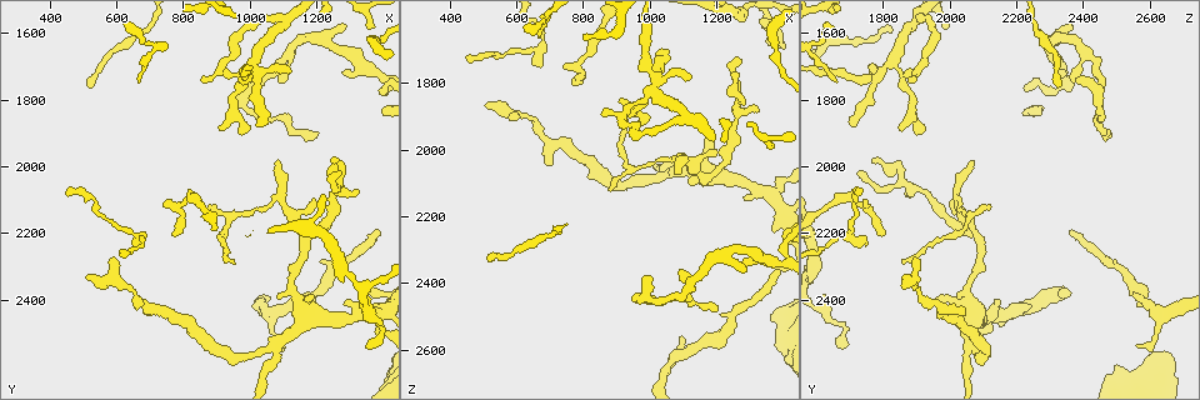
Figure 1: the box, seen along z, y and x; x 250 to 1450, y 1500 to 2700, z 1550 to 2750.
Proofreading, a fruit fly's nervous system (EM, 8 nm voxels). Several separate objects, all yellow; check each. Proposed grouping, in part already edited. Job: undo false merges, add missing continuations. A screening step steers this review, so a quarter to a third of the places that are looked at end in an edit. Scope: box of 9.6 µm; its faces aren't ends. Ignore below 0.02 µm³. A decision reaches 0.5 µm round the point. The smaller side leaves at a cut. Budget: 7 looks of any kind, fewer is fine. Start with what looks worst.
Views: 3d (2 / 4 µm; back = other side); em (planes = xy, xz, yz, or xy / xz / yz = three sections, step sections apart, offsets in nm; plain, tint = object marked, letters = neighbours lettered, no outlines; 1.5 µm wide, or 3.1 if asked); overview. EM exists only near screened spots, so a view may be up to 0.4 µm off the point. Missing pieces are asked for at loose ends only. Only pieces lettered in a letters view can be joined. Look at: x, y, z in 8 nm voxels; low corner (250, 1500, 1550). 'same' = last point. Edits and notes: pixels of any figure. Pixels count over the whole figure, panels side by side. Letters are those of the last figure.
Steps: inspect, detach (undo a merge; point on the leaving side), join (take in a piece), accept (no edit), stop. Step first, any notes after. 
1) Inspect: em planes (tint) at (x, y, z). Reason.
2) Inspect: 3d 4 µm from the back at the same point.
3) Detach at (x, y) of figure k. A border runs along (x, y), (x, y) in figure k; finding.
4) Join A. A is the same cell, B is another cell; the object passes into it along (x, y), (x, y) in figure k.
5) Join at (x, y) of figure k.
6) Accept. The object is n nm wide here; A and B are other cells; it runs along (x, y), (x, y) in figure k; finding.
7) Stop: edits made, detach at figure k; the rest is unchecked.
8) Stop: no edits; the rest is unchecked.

Inspect: em planes (letters) at (990, 1780, 2440). Abrupt turn.

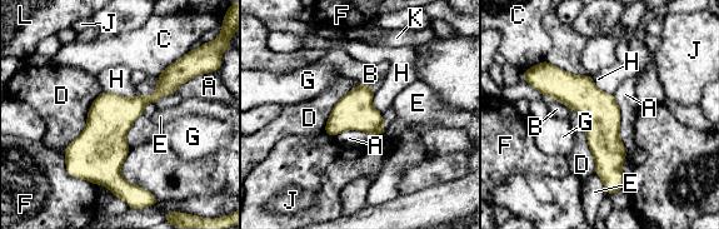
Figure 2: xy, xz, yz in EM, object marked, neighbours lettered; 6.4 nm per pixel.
Accept. The longest contact is with D, 440 nm; A, B, C, D, E, F, G, H, J, K and L are other cells; a border runs along (104, 90), (128, 96), (140, 94) in figure 2; continuous, no second neuron.

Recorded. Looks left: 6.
Inspect: 3d 2 µm at (460, 2080, 1730). Tapers out.

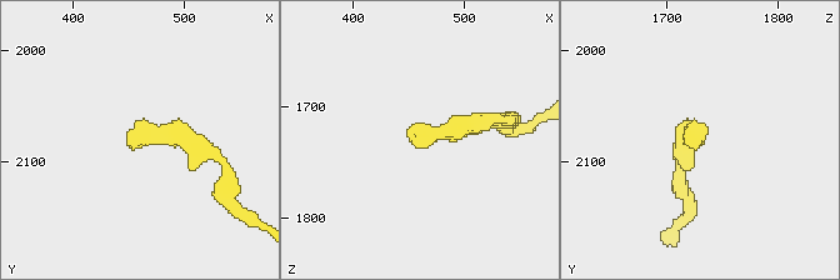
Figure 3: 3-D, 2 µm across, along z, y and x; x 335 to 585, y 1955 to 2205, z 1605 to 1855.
Inspect: em planes (tint) at (450, 2084, 1728).

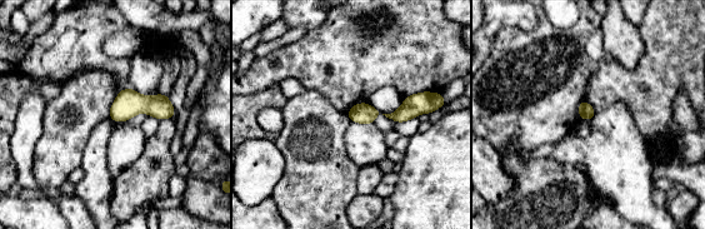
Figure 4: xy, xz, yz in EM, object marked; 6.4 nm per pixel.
Inspect: em planes (letters) at the same point.

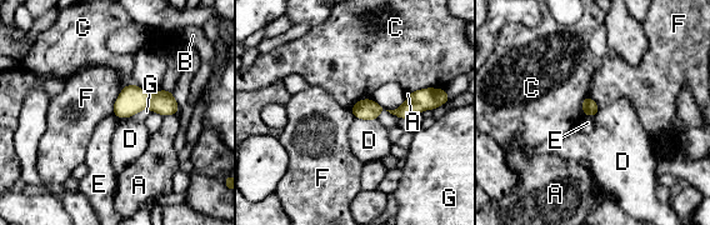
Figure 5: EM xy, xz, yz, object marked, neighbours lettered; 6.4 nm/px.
Accept. The longest contact is with F, 200 nm; A, B, C, D, E, F and G are other cells; it runs along (429, 101), (404, 111), (355, 110) in figure 5; no lettered piece goes on from it.

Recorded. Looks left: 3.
Inspect: 3d 2 µm at (950, 1670, 1930).

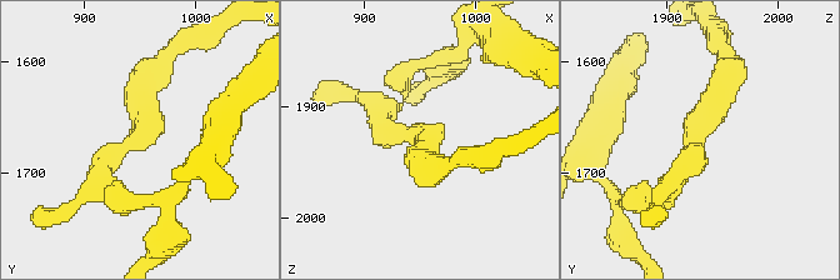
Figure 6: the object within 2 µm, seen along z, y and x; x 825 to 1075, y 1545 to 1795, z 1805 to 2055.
Inspect: em yz step 4 (tint) at (944, 1670, 1922).

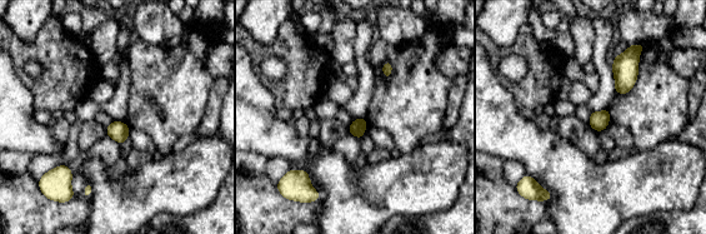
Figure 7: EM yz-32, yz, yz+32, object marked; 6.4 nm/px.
Inspect: em planes (letters) at the same point. Cut it another way.

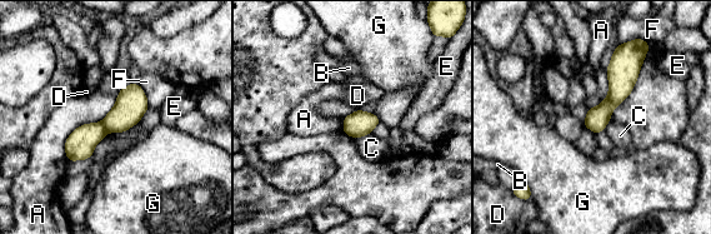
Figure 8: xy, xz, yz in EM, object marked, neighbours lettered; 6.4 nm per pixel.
Accept. The longest contact is with A, 500 nm; A, B, C, D, E, F and G are other cells; a border runs along (116, 98), (69, 135), (68, 160) in figure 8; continuous, no second neuron.

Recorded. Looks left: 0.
Stop: no edits; the rest is unchecked.

